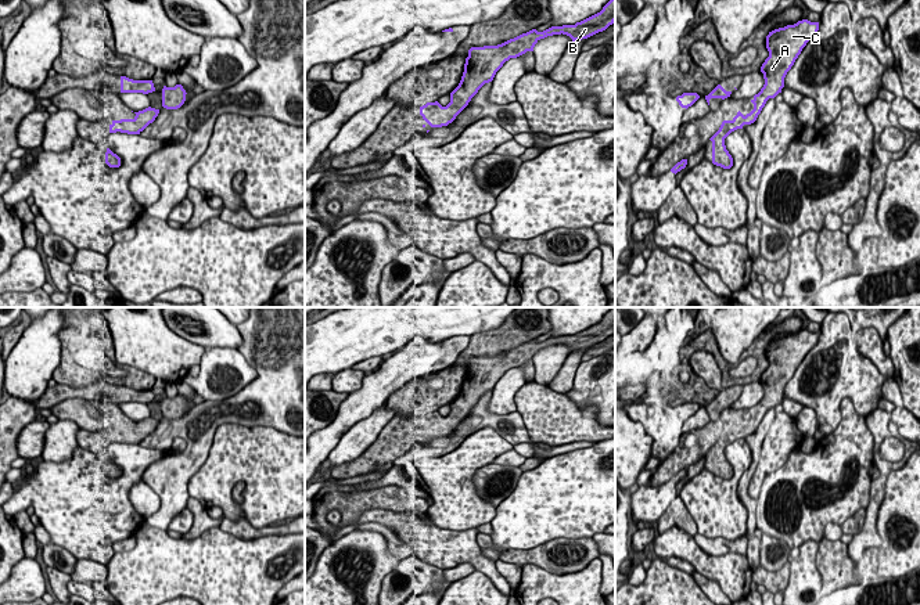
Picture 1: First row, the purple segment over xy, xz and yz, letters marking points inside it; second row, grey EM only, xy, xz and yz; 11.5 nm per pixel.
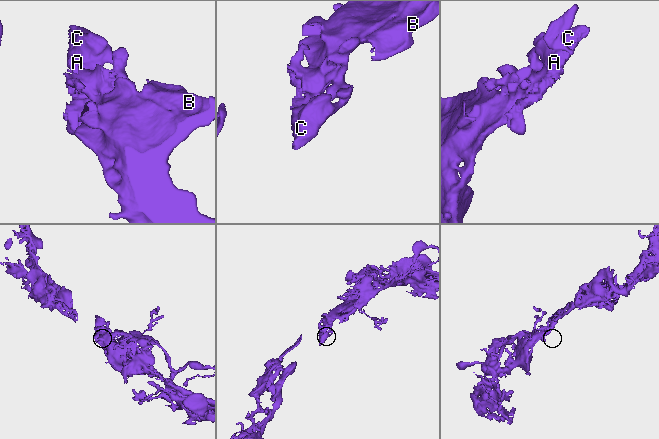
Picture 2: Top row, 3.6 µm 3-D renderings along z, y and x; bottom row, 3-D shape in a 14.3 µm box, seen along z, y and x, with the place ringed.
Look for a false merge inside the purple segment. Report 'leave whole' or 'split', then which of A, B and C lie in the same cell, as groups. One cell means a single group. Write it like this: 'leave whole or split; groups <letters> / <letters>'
leave whole; groups A B C

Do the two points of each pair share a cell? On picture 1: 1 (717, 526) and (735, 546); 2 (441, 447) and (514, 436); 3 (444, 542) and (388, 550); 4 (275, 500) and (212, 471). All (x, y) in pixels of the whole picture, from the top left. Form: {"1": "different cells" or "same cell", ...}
{"1": "different cells", "2": "same cell", "3": "different cells", "4": "same cell"}

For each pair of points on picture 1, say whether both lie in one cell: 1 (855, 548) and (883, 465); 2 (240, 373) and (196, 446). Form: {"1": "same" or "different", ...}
{"1": "same", "2": "different"}

